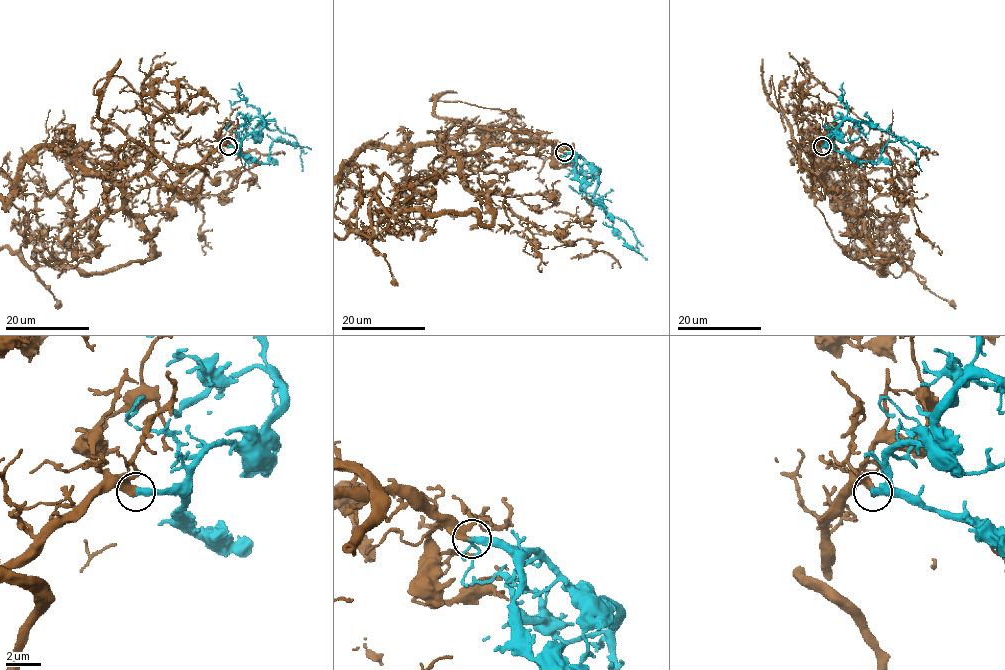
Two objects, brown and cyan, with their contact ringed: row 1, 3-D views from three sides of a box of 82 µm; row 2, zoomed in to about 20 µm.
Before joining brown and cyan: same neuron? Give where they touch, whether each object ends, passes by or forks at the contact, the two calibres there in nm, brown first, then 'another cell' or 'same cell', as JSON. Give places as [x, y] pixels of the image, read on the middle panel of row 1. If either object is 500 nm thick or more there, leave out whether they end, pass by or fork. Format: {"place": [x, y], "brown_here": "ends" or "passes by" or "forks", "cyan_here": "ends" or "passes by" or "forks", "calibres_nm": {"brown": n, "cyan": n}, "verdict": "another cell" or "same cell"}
{"place": [564, 152], "brown_here": "ends", "cyan_here": "ends", "calibres_nm": {"brown": 420, "cyan": 420}, "verdict": "same cell"}

